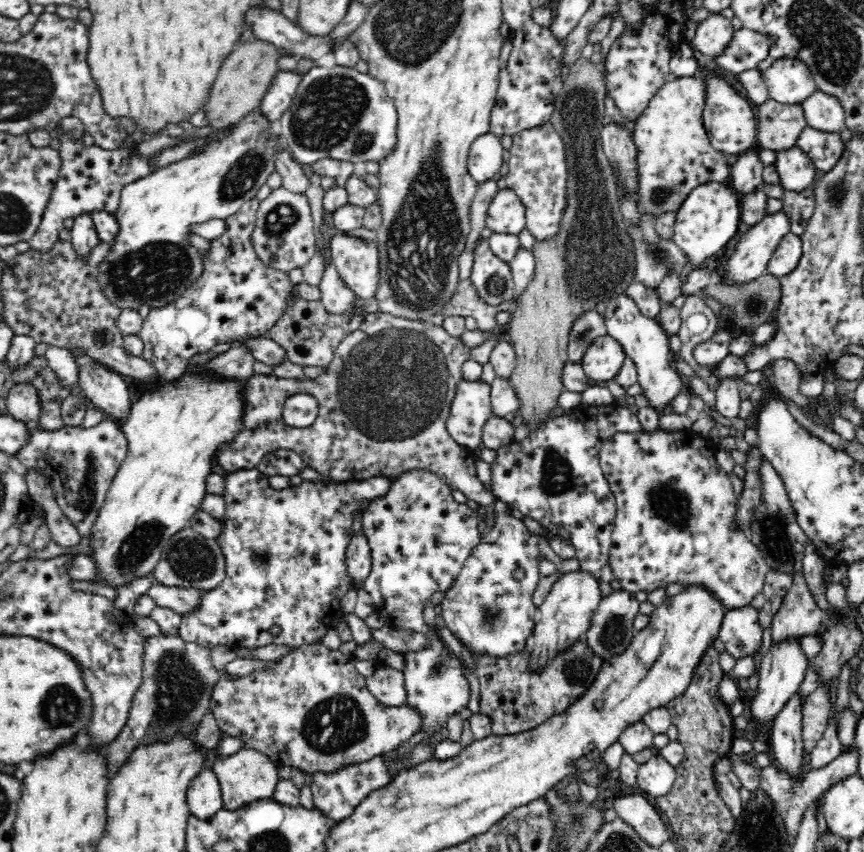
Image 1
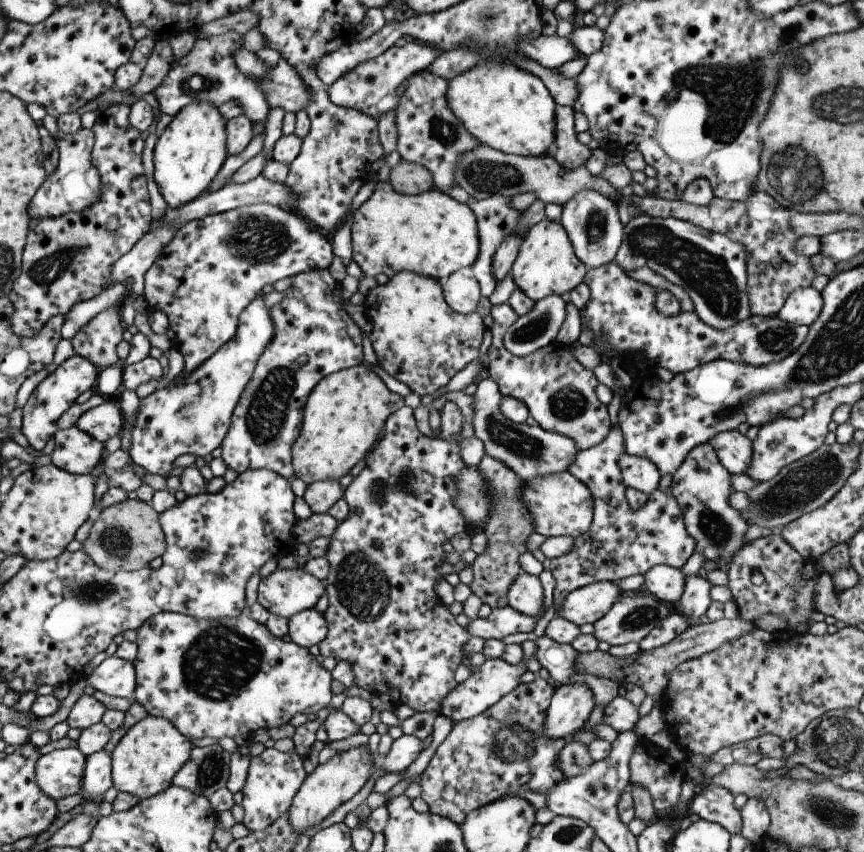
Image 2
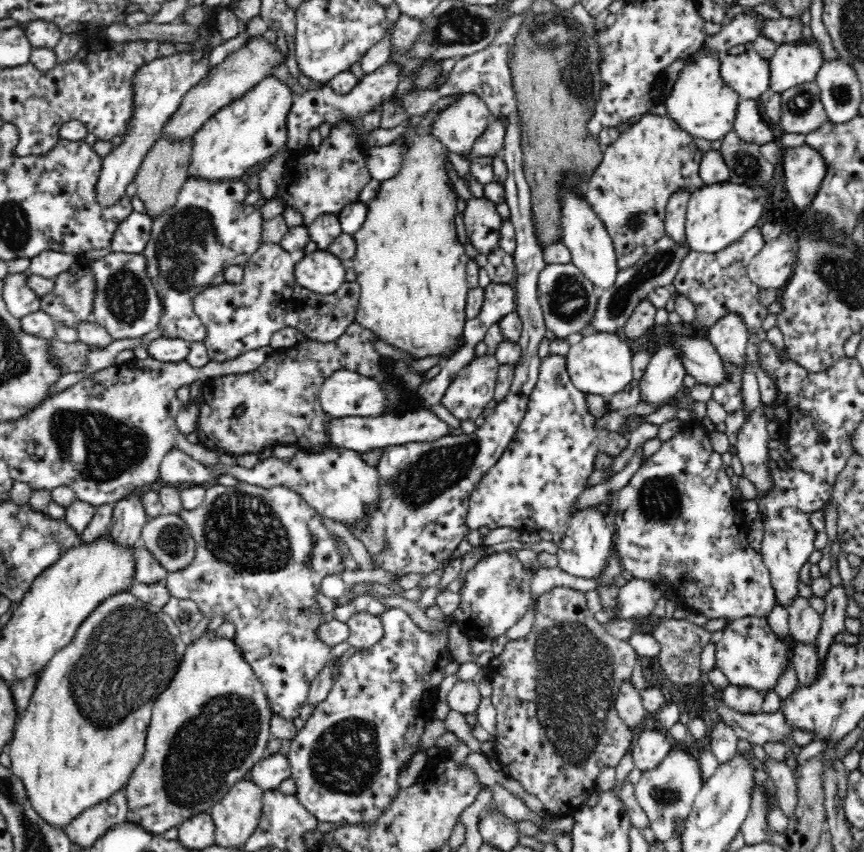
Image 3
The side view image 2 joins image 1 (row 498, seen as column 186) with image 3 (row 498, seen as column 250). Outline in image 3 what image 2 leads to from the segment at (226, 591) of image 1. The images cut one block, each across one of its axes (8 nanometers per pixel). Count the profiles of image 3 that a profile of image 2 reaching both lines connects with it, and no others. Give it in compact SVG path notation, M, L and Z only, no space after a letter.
M238 482L232 486L219 485L211 483L206 485L205 500L198 506L198 508L189 510L184 509L179 511L176 516L187 525L188 530L191 532L193 539L195 540L195 558L188 566L183 569L171 572L165 578L166 586L170 591L172 597L189 598L196 602L196 604L204 611L205 616L211 615L226 615L228 621L232 622L236 626L235 641L241 648L245 659L248 664L251 664L255 675L258 680L263 684L264 692L268 697L269 704L271 705L271 711L280 715L287 721L293 721L304 704L306 704L309 688L312 681L317 677L317 674L324 668L326 664L326 658L330 658L330 647L320 641L315 636L315 631L323 624L322 620L318 616L311 616L310 606L317 605L314 596L316 592L320 590L320 583L323 578L328 575L333 575L341 570L344 570L342 566L342 558L336 550L336 544L332 542L331 533L322 526L321 515L311 508L296 492L284 488L283 486L276 486L276 488L261 488L256 485L250 485L244 482Z

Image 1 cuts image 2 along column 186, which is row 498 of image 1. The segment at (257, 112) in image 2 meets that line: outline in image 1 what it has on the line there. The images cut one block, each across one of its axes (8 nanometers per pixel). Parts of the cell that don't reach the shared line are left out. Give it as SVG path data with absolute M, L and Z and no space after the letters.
M28 383L16 384L16 386L10 388L6 400L6 410L18 422L24 423L26 431L28 431L26 444L14 456L28 471L36 471L38 475L42 475L43 480L46 480L47 485L50 486L54 499L57 501L57 506L75 525L80 536L86 538L90 534L90 528L97 520L98 512L102 509L109 486L114 481L118 468L126 460L129 448L127 447L128 439L125 432L110 418L105 417L98 424L91 427L84 427L81 424L78 426L64 425L56 428L56 430L43 428L43 405L39 398L39 391L35 386Z

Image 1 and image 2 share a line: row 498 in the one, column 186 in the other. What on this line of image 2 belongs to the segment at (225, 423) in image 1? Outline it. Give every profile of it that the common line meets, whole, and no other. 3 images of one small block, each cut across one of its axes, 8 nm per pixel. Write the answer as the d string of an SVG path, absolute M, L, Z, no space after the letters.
M191 102L183 106L161 132L153 148L153 181L167 208L176 209L205 193L209 182L228 158L225 122L217 107L207 102Z

